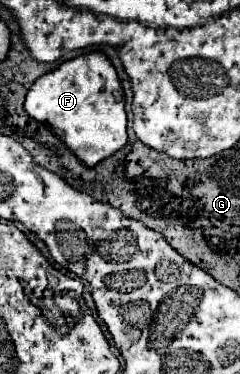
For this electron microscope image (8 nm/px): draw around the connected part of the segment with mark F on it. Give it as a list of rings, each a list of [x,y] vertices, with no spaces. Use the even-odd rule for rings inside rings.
[[[89,51],[63,61],[55,71],[41,75],[29,89],[25,111],[55,131],[85,165],[97,165],[127,143],[127,115],[119,75],[103,51]]]

